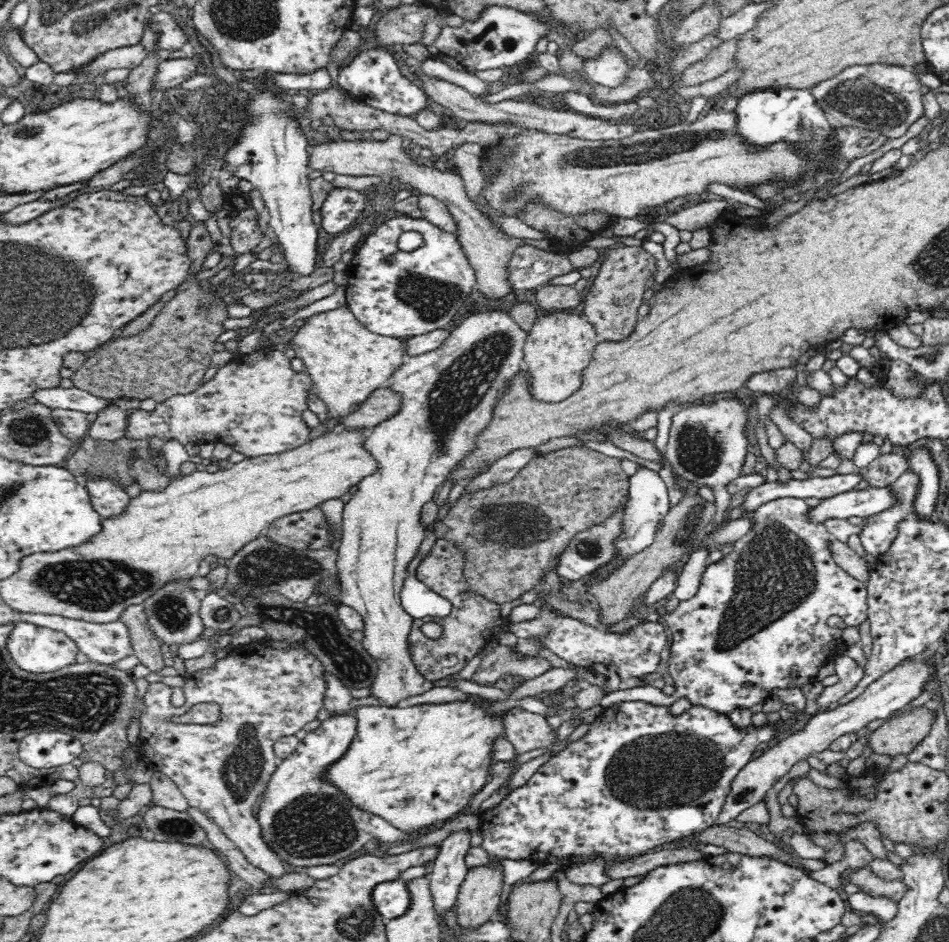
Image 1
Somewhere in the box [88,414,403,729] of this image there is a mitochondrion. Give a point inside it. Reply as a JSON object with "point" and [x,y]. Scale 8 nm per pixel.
{"point":[321,626]}

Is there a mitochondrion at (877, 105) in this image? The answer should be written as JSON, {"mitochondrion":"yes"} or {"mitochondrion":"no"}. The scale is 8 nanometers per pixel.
{"mitochondrion":"yes"}

